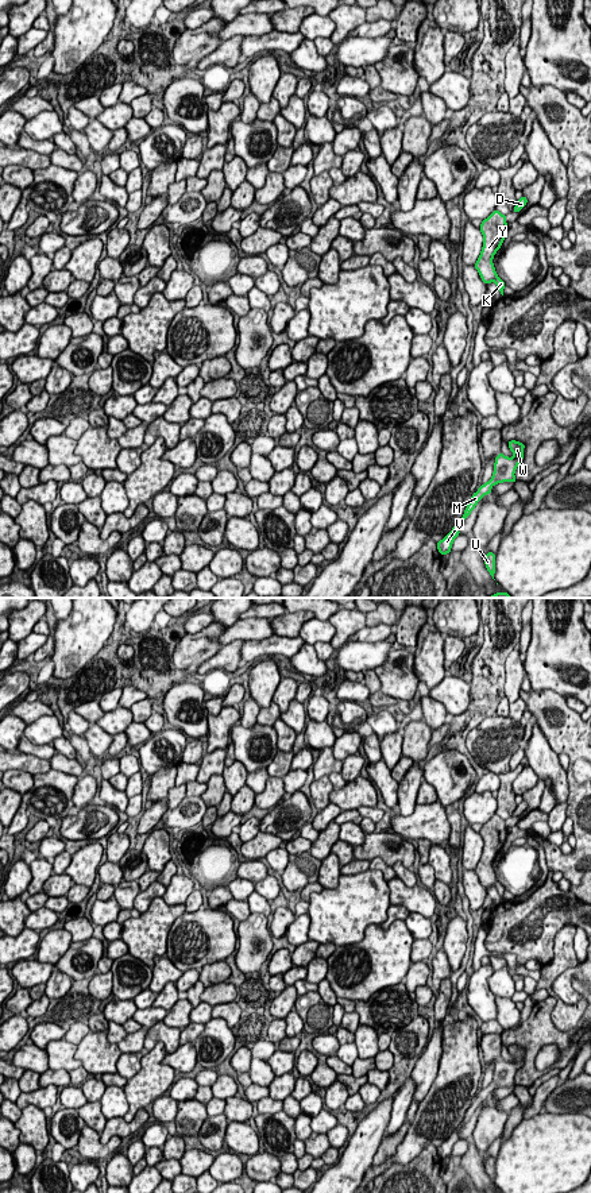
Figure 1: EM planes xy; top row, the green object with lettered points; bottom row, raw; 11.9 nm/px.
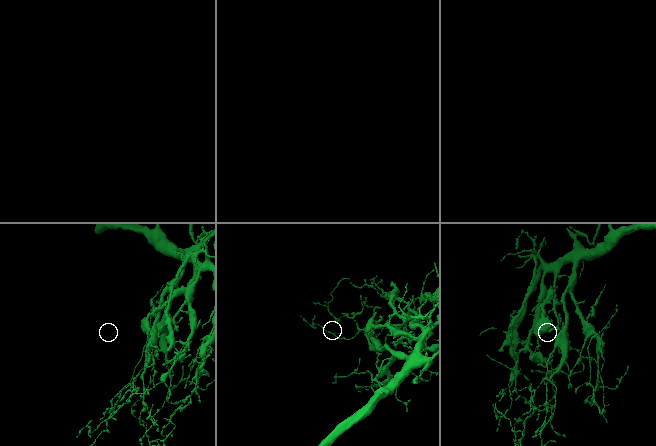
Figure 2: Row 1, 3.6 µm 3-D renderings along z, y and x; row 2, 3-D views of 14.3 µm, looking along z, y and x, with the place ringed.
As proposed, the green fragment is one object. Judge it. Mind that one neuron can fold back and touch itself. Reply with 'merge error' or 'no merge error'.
no merge error

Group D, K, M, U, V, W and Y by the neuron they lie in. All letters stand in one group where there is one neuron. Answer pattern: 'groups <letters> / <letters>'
groups D K M U V W Y

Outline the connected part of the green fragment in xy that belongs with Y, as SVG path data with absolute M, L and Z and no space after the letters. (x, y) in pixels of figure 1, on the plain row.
M494 815L487 823L480 829L480 837L484 842L482 857L475 868L482 885L487 889L495 887L501 899L503 900L505 887L497 880L495 872L492 869L492 862L495 857L501 853L506 838L507 827L506 821L499 815Z

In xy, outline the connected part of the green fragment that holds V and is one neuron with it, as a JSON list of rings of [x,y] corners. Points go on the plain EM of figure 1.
[[[511,1045],[507,1047],[510,1055],[514,1058],[513,1062],[507,1062],[503,1058],[499,1058],[495,1062],[494,1067],[494,1078],[492,1082],[482,1089],[476,1097],[471,1101],[470,1108],[467,1109],[464,1119],[461,1124],[452,1132],[452,1135],[437,1147],[437,1154],[441,1159],[451,1158],[452,1147],[453,1144],[460,1139],[459,1132],[461,1127],[471,1119],[471,1116],[475,1113],[476,1108],[487,1099],[491,1097],[491,1092],[497,1088],[503,1088],[503,1086],[513,1086],[515,1088],[515,1073],[518,1069],[522,1066],[524,1061],[524,1053],[525,1049]]]

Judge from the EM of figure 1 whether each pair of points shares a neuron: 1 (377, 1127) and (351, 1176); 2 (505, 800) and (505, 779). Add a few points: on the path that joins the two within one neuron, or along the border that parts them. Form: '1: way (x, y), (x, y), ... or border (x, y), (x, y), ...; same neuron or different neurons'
1: way (366, 1139), (354, 1163); same neuron
2: way (505, 795), (505, 784); same neuron

